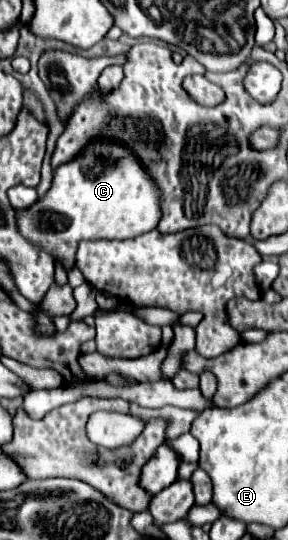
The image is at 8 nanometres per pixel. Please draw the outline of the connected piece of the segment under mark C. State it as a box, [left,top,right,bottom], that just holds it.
[17,138,161,270]

